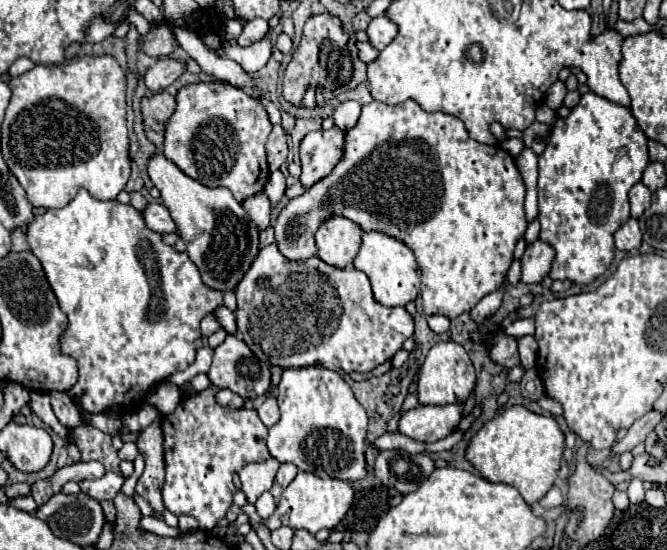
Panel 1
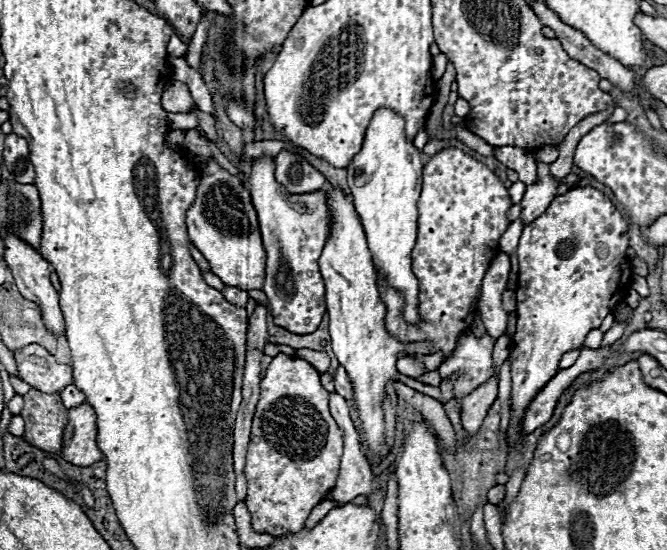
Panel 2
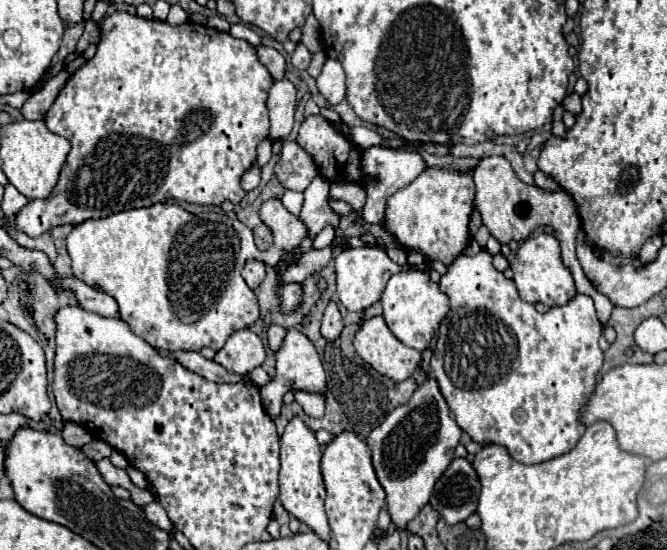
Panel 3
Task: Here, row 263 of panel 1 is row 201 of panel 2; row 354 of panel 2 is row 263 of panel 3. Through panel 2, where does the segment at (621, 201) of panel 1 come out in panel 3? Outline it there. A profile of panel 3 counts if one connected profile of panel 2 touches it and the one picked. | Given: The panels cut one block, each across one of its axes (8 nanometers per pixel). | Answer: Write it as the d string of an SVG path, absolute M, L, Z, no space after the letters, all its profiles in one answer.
M538 234L538 236L524 240L510 266L514 270L514 282L516 282L520 298L524 302L530 302L530 304L542 302L548 306L564 306L566 302L570 302L576 296L574 280L570 276L570 270L562 264L560 246L552 234Z

